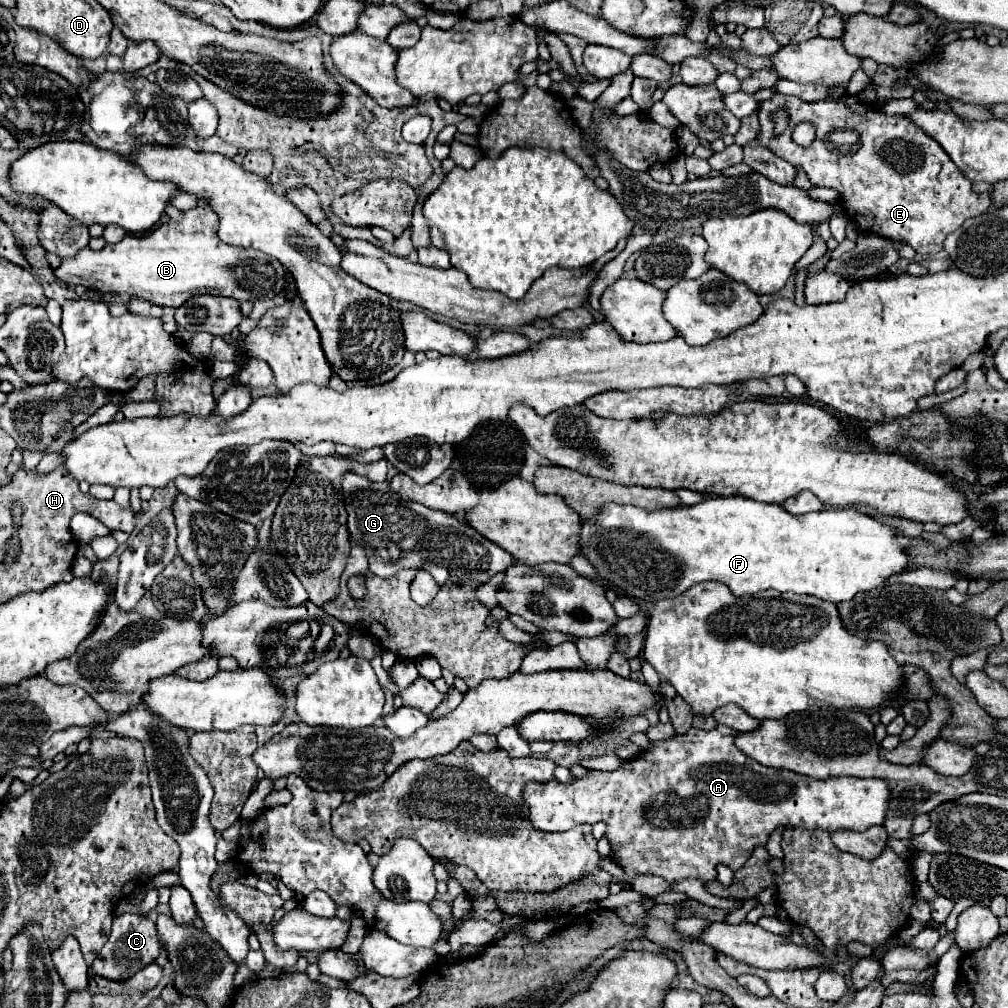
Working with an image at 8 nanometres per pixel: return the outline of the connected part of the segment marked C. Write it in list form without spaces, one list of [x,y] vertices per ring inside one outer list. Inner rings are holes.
[[[139,914],[115,916],[109,940],[99,950],[91,970],[93,974],[107,980],[117,980],[117,982],[129,980],[131,974],[137,974],[137,970],[141,970],[141,966],[149,966],[149,962],[155,962],[159,952],[161,952],[161,946],[157,938],[157,928],[147,916],[139,916]]]

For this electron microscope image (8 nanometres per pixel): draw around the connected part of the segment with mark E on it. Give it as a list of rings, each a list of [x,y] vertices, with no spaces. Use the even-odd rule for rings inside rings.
[[[777,94],[761,104],[759,120],[759,140],[779,158],[801,166],[815,186],[835,188],[841,208],[861,232],[905,240],[919,254],[943,250],[947,234],[991,206],[989,194],[973,192],[973,182],[953,166],[953,160],[933,138],[905,116],[887,116],[853,96],[807,104],[797,96]],[[781,108],[789,114],[789,126],[781,136],[775,136],[773,114]],[[805,120],[817,128],[817,136],[809,148],[801,148],[791,140],[793,128]]]

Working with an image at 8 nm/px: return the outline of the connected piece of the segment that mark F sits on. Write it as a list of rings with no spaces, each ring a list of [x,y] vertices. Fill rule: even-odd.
[[[711,496],[695,506],[657,512],[609,502],[597,516],[583,522],[581,554],[595,566],[601,578],[623,588],[627,596],[645,600],[647,604],[655,604],[661,598],[675,598],[705,580],[727,584],[735,596],[777,590],[811,594],[839,604],[851,600],[857,592],[883,588],[891,576],[907,570],[907,548],[897,538],[899,534],[893,526],[855,508],[793,516],[781,504],[765,504],[743,496]]]

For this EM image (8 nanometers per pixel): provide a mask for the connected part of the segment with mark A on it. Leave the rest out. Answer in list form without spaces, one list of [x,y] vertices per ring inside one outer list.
[[[717,726],[715,730],[691,728],[687,734],[675,734],[669,740],[659,740],[641,752],[633,760],[621,762],[613,772],[589,772],[583,778],[573,776],[569,784],[549,780],[545,784],[527,782],[523,786],[523,800],[527,806],[527,818],[533,830],[539,832],[565,832],[577,824],[605,822],[605,838],[611,846],[611,858],[625,872],[629,884],[635,874],[661,876],[667,884],[699,878],[711,882],[717,878],[717,866],[725,864],[733,872],[747,862],[749,854],[757,846],[765,846],[771,832],[779,826],[805,826],[821,828],[827,832],[853,830],[863,832],[871,826],[881,826],[889,808],[889,788],[877,778],[829,778],[813,780],[803,774],[789,772],[789,794],[775,794],[771,780],[783,780],[783,770],[771,770],[741,754],[735,748],[733,738],[737,732],[729,726]]]

